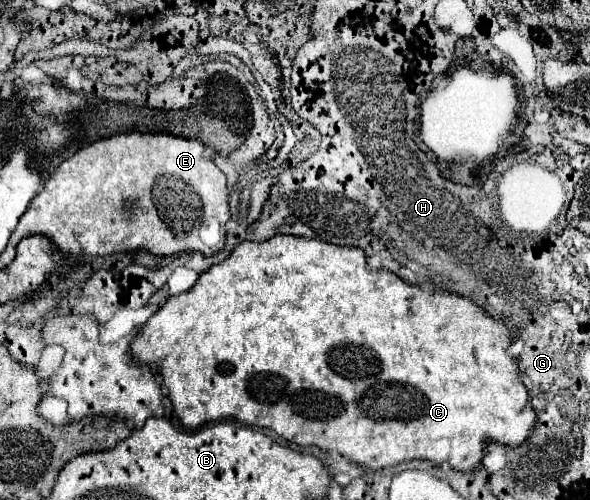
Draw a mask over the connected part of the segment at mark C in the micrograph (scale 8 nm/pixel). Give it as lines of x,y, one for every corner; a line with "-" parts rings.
276,235
268,241
254,243
244,241
234,247
230,257
218,265
212,265
204,271
194,287
186,293
170,297
140,329
132,341
134,363
156,369
162,377
162,387
168,389
168,397
182,425
196,429
208,421
232,419
242,425
276,431
286,441
292,441
300,447
314,445
324,451
336,451
342,457
348,457
356,465
378,471
384,467
396,467
404,461
426,459
434,467
448,463
458,471
472,471
482,459
482,449
486,441
498,441
510,447
522,445
530,435
530,429
536,423
536,413
526,401
526,387
522,383
516,361
506,353
510,345
510,331
504,323
490,319
482,307
472,301
444,291
424,291
414,285
402,283
400,277
382,269
370,271
366,267
366,255
358,247
338,247
324,241
314,241
294,235

